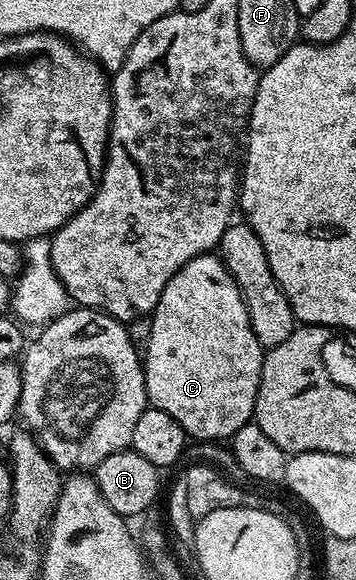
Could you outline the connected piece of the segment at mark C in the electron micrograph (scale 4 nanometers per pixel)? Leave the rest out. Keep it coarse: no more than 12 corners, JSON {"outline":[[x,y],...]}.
{"outline":[[209,252],[162,288],[151,409],[189,439],[256,413],[266,350]]}

